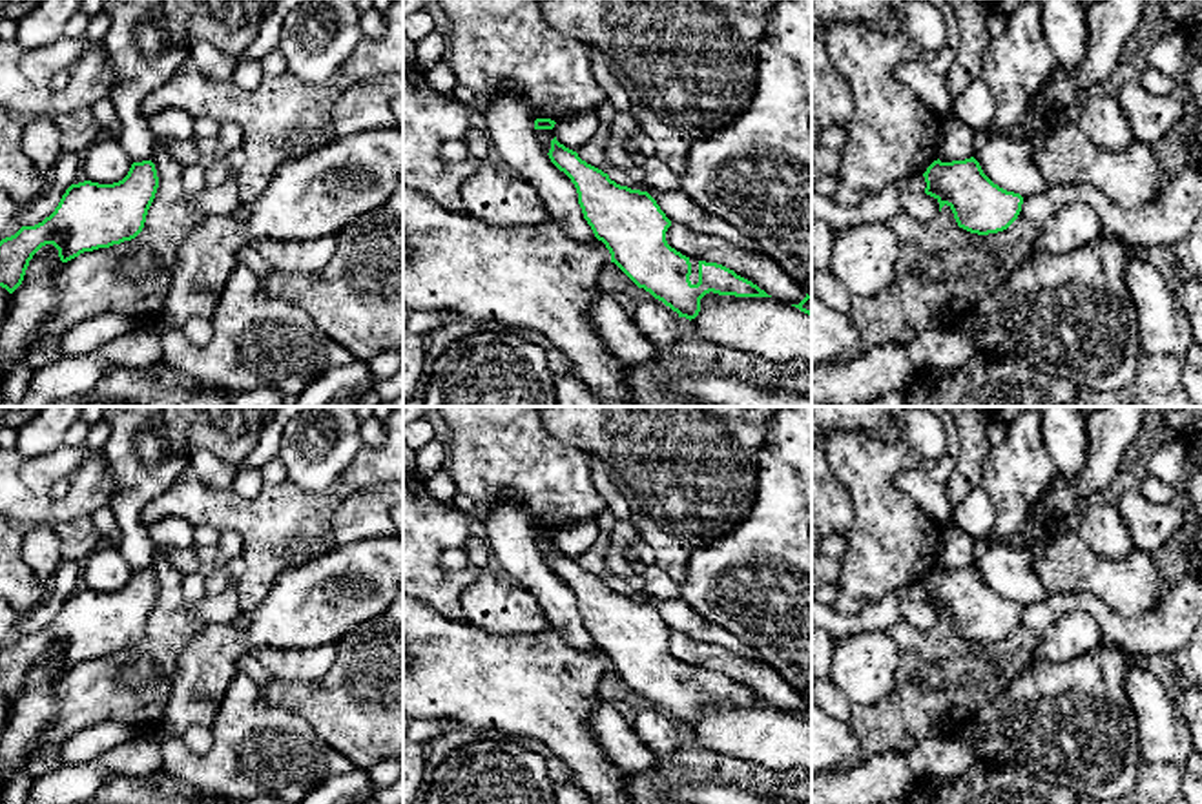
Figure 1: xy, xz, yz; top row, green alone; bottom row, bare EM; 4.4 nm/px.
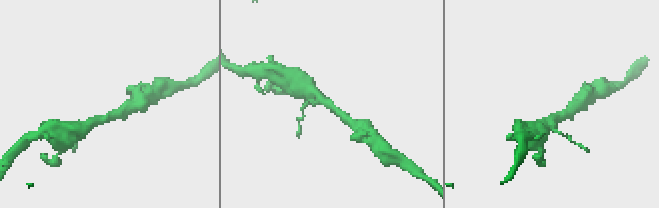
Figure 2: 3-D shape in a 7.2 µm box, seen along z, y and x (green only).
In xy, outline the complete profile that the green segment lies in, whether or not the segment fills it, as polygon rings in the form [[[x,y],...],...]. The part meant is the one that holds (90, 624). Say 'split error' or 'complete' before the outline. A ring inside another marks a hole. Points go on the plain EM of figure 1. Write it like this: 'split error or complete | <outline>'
complete | [[[151,569],[133,571],[128,583],[113,593],[71,593],[49,625],[0,649],[0,695],[13,702],[22,693],[29,669],[46,653],[53,653],[60,669],[67,671],[84,660],[135,647],[144,636],[157,596],[159,585]]]

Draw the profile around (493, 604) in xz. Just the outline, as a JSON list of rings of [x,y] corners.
[[[485,569],[461,591],[460,603],[467,624],[492,636],[549,631],[549,622],[529,591]]]

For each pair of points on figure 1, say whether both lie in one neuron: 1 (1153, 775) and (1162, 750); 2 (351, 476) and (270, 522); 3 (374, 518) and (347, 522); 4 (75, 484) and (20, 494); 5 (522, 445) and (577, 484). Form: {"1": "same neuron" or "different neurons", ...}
{"1": "different neurons", "2": "same neuron", "3": "same neuron", "4": "same neuron", "5": "same neuron"}

